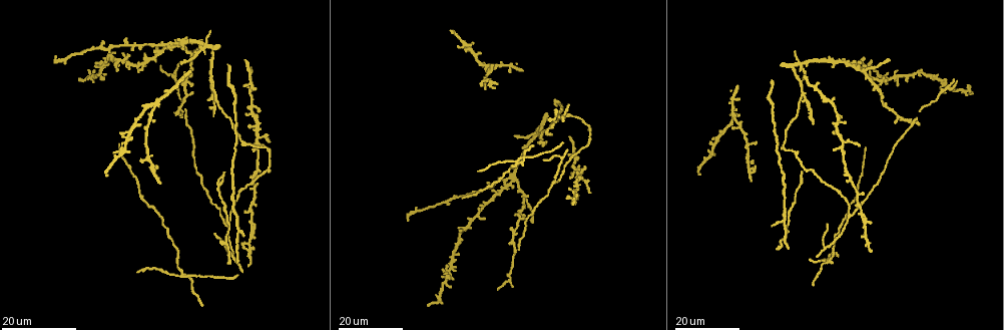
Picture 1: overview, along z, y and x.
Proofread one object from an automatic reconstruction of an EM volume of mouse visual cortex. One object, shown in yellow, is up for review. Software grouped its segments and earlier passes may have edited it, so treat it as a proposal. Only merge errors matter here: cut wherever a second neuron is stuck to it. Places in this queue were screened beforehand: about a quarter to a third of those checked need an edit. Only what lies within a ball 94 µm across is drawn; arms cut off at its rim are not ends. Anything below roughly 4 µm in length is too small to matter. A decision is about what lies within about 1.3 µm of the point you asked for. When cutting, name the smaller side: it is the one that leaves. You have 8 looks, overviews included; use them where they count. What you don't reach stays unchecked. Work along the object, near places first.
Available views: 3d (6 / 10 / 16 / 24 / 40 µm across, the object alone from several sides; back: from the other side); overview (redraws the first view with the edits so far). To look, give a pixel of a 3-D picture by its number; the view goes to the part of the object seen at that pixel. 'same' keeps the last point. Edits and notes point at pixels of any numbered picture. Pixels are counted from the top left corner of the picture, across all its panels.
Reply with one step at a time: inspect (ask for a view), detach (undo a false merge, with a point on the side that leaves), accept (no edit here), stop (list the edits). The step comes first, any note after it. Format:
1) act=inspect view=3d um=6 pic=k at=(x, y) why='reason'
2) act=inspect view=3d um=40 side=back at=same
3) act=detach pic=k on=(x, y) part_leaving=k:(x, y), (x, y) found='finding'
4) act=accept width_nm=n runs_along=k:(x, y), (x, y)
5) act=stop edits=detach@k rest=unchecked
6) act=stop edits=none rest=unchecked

act=inspect view=3d um=24 pic=1 at=(237, 142)

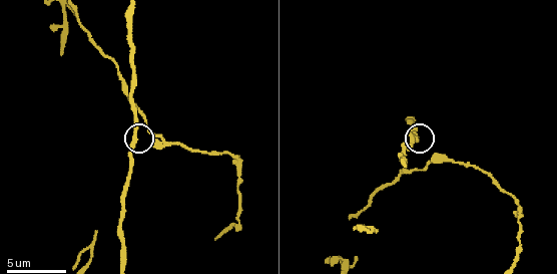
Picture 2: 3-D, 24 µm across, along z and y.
act=inspect view=3d um=10 pic=2 at=(416, 137) why='zoom in'

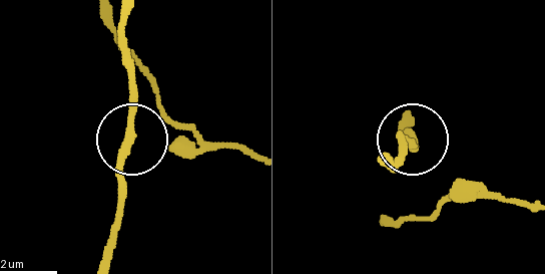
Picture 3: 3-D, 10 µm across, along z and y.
act=accept runs_along=3:(249, 153), (132, 144), (120, 170), (120, 203) found='continuous, no second neuron'

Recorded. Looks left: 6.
act=inspect view=3d um=16 pic=1 at=(863, 70) why='looks like a crossing'

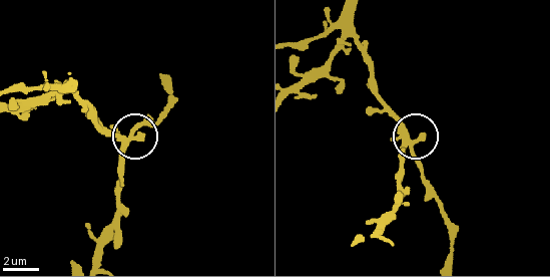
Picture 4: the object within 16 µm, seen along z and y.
act=inspect view=3d um=10 pic=4 at=(407, 145)

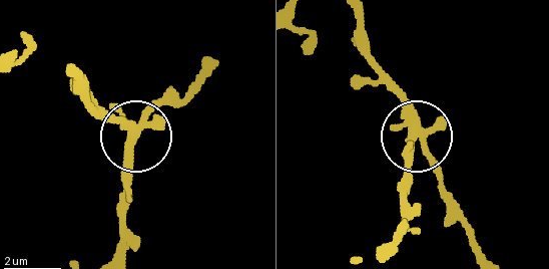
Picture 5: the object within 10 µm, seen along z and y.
act=accept width_nm=310 runs_along=5:(358, 15), (363, 51), (401, 101), (406, 123), (451, 193) found='one neuron here'

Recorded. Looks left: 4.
act=inspect view=3d um=16 pic=1 at=(511, 179) why='small branch off a trunk'

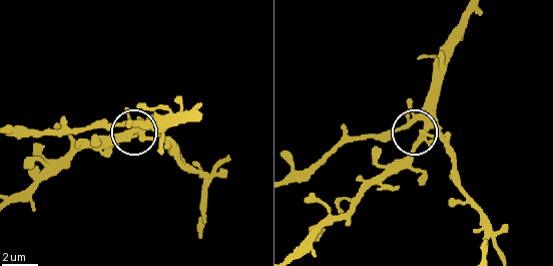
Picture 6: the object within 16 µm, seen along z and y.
act=inspect view=3d um=6 pic=6 at=(415, 122)

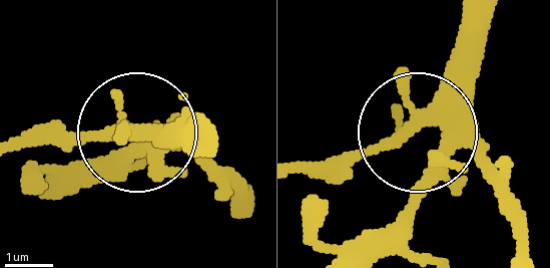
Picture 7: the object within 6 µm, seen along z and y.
act=accept width_nm=340 found='all the same neuron'

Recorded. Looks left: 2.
act=inspect view=3d um=16 pic=1 at=(804, 94) why='side arm on a straight run'

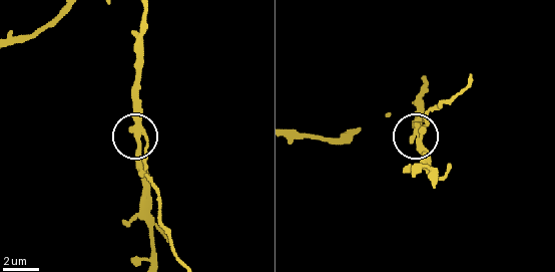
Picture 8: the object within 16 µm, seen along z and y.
act=inspect view=3d um=6 pic=8 at=(139, 137)

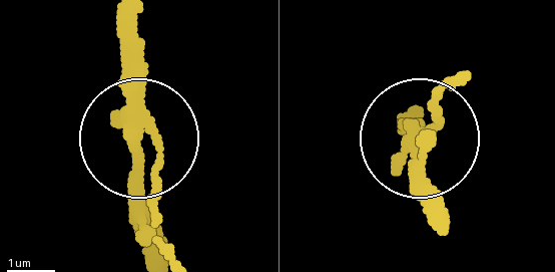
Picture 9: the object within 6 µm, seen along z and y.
act=accept arms=3 found='all the same neuron'

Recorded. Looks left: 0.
act=stop edits=none rest=unchecked

